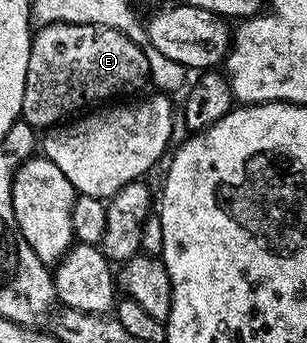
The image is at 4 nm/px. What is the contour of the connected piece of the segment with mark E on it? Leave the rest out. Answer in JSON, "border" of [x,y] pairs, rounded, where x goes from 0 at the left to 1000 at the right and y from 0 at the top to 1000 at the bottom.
{"border":[[[150,70],[114,85],[98,134],[98,169],[78,190],[78,271],[65,335],[101,373],[153,379],[212,359],[290,309],[326,309],[342,297],[414,283],[404,280],[414,268],[450,265],[466,245],[479,248],[485,233],[476,157],[466,140],[446,134],[423,111],[410,111],[410,99],[358,76],[316,70]]]}

